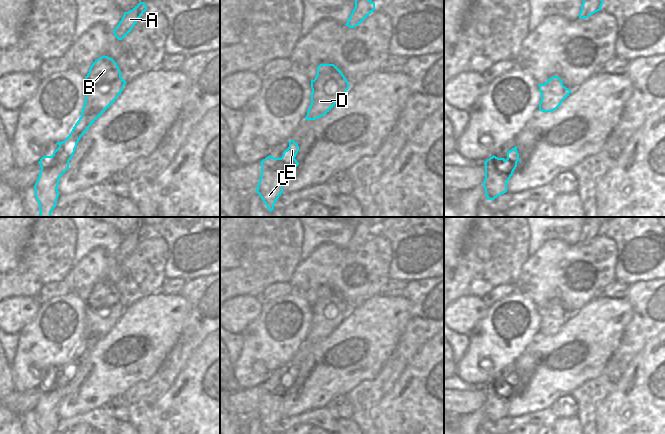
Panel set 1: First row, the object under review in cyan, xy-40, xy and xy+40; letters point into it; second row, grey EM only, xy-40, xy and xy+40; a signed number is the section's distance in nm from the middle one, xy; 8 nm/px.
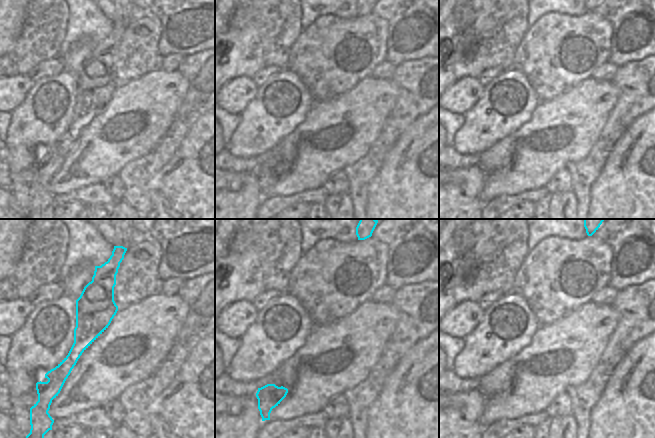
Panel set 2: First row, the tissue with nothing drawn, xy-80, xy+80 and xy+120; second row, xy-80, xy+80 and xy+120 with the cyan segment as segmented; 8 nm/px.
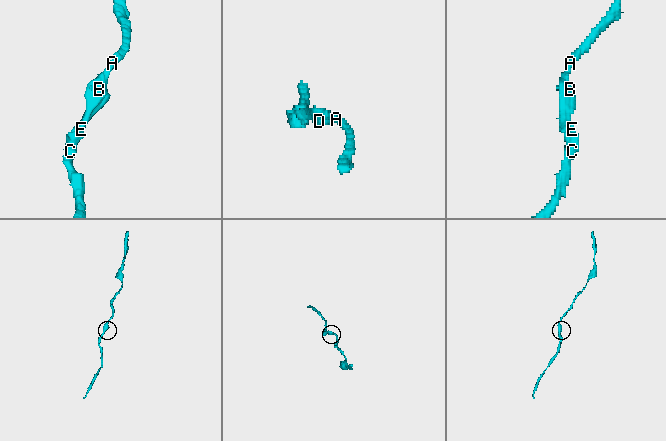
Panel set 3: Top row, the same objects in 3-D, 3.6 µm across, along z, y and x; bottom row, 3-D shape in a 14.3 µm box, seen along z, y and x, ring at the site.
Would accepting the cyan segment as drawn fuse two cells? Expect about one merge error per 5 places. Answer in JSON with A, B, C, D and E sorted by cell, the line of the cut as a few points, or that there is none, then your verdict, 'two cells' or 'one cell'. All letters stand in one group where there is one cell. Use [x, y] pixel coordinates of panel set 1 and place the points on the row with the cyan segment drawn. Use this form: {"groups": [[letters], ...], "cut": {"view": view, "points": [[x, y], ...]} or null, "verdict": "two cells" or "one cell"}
{"groups": [["A", "B", "C", "D", "E"]], "cut": null, "verdict": "one cell"}

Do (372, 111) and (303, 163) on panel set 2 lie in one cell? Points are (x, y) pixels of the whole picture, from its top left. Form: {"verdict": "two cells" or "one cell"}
{"verdict": "one cell"}

